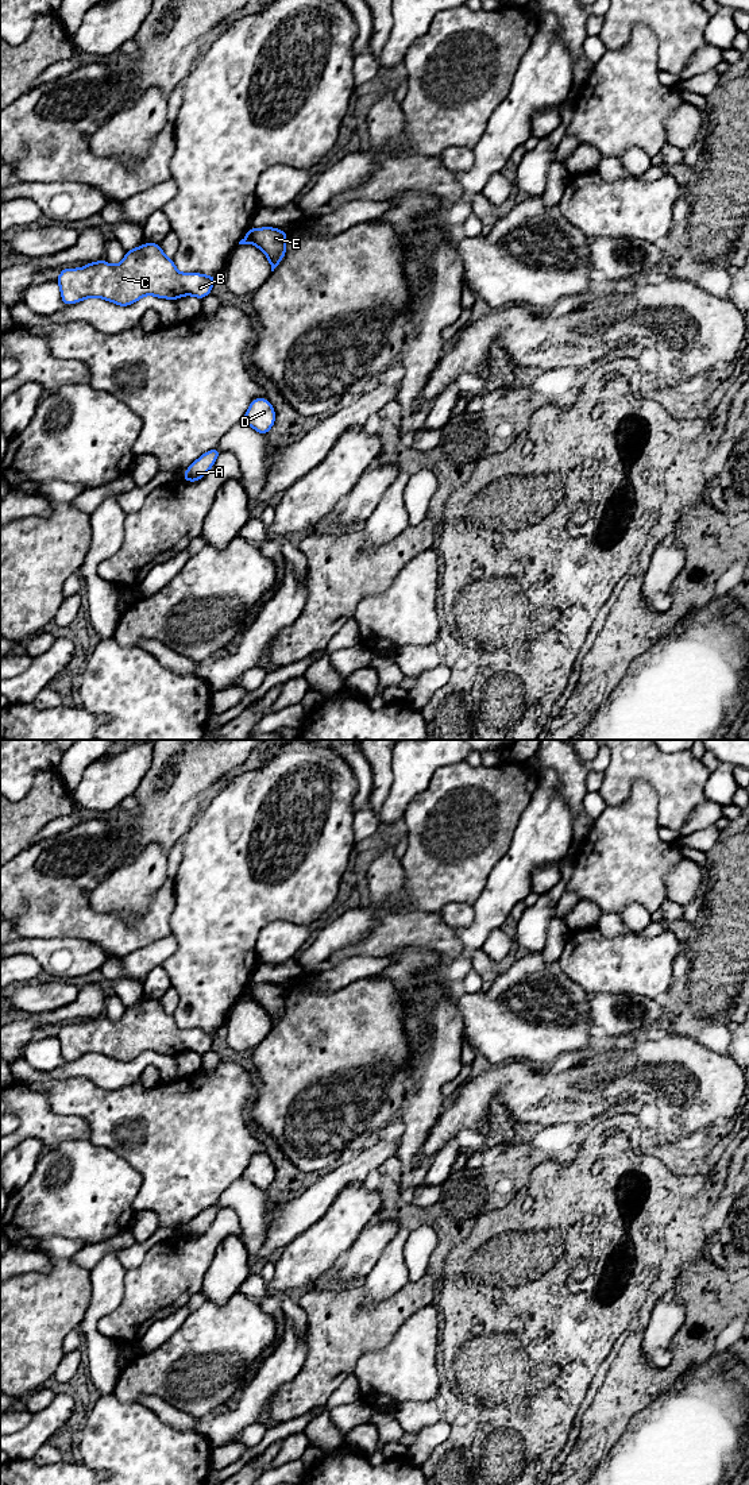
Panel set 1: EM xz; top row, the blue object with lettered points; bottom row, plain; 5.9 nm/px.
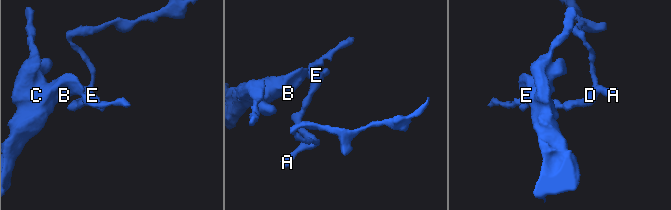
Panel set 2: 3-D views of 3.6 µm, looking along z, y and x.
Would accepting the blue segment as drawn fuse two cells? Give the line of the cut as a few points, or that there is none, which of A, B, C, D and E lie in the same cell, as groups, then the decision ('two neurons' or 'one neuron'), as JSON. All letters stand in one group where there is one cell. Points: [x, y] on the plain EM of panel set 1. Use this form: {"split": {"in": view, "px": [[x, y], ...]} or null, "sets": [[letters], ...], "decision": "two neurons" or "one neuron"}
{"split": {"in": "xz", "px": [[247, 988], [250, 998]]}, "sets": [["A", "D", "E"], ["B", "C"]], "decision": "two neurons"}

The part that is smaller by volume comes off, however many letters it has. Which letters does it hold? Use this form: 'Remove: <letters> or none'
Remove: A, D, E

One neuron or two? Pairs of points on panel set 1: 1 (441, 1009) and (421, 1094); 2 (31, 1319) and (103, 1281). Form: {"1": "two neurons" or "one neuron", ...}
{"1": "one neuron", "2": "two neurons"}

